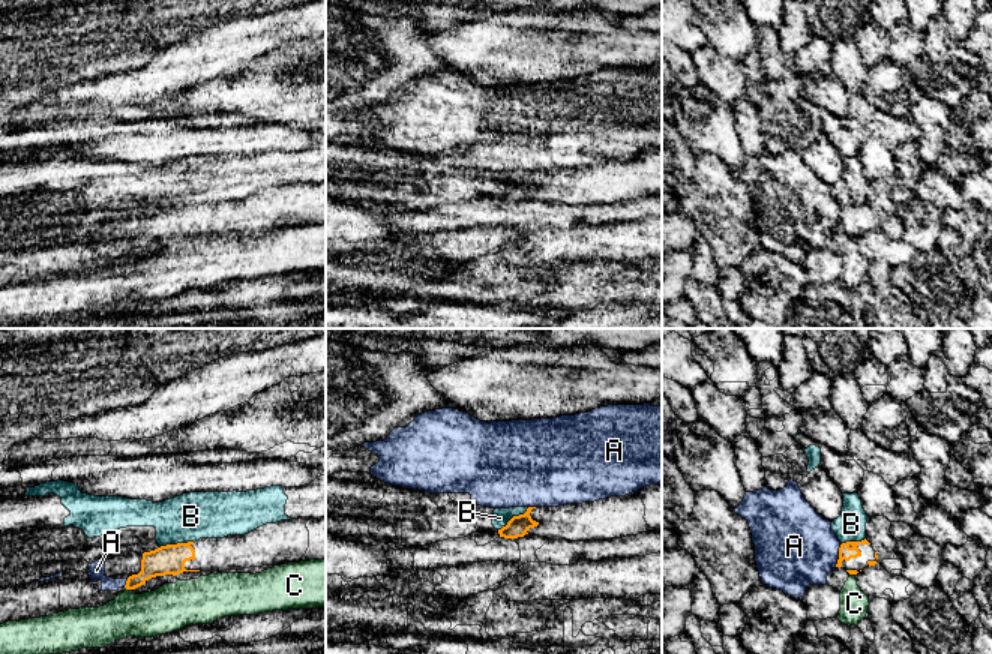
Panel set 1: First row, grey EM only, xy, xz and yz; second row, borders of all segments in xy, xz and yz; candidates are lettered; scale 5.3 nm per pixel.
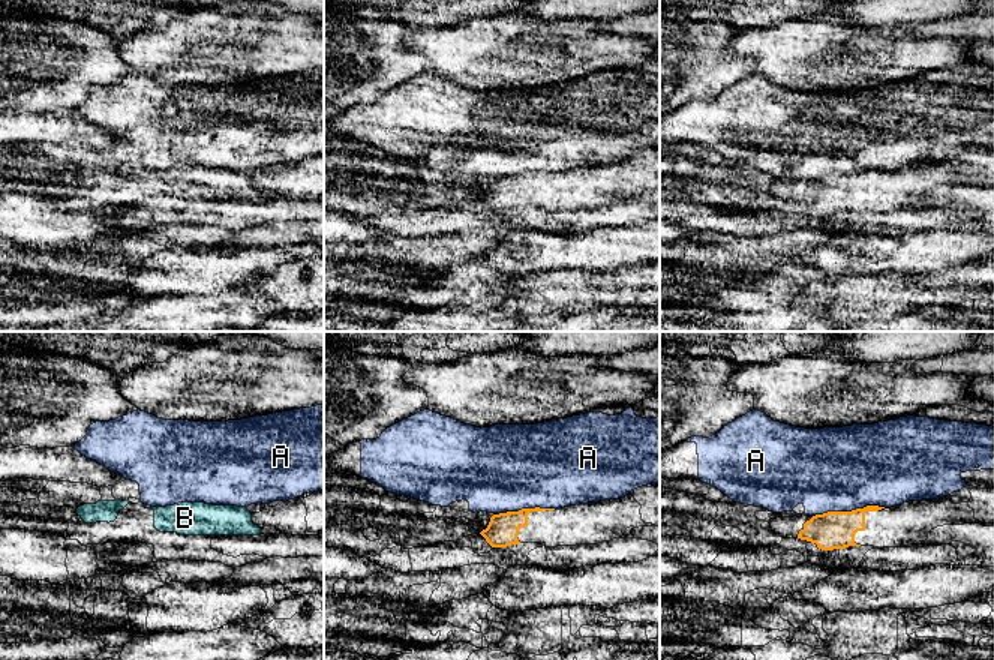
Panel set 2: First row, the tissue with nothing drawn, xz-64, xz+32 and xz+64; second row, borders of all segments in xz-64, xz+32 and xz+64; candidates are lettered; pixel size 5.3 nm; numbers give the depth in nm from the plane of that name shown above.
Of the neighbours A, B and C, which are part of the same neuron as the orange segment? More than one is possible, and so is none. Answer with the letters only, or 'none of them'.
none of them

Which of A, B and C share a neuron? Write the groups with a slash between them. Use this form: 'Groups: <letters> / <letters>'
Groups: A / B / C

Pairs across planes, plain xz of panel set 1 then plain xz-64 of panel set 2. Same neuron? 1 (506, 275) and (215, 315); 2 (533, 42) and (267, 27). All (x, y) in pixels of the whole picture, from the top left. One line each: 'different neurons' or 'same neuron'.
1: different neurons
2: same neuron

